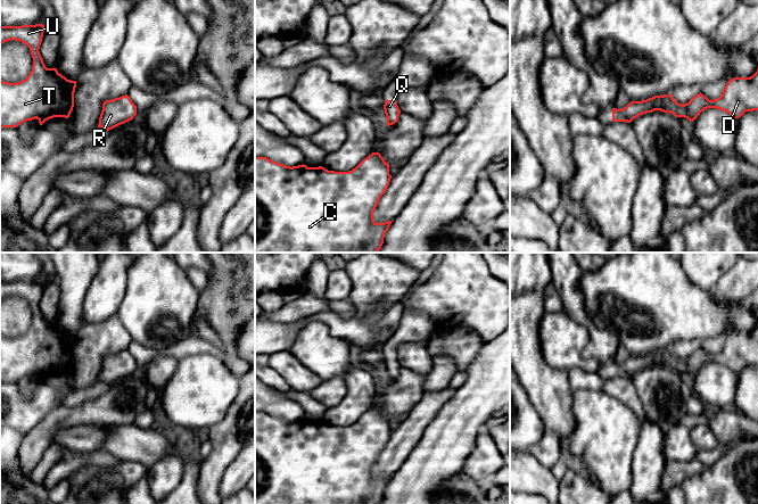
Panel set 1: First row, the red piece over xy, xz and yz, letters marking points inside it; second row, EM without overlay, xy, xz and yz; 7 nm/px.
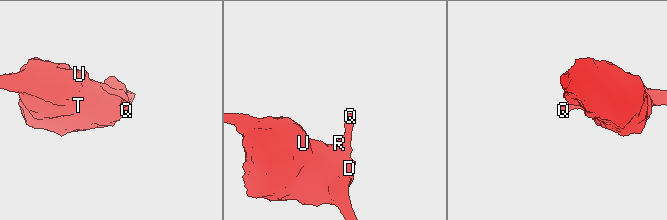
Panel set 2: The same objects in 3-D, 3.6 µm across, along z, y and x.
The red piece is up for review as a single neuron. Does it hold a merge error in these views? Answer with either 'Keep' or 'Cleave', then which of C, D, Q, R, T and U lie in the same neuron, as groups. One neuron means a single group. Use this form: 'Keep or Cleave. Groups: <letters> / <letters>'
Keep. Groups: C D Q R T U

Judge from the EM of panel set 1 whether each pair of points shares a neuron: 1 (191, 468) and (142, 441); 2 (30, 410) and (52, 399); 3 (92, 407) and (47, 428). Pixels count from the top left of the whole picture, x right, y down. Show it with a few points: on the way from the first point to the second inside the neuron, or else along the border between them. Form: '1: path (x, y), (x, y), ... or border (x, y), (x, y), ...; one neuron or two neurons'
1: path (181, 455), (171, 445), (155, 445); one neuron
2: path (35, 409), (47, 399); one neuron
3: path (81, 414), (58, 418); one neuron

